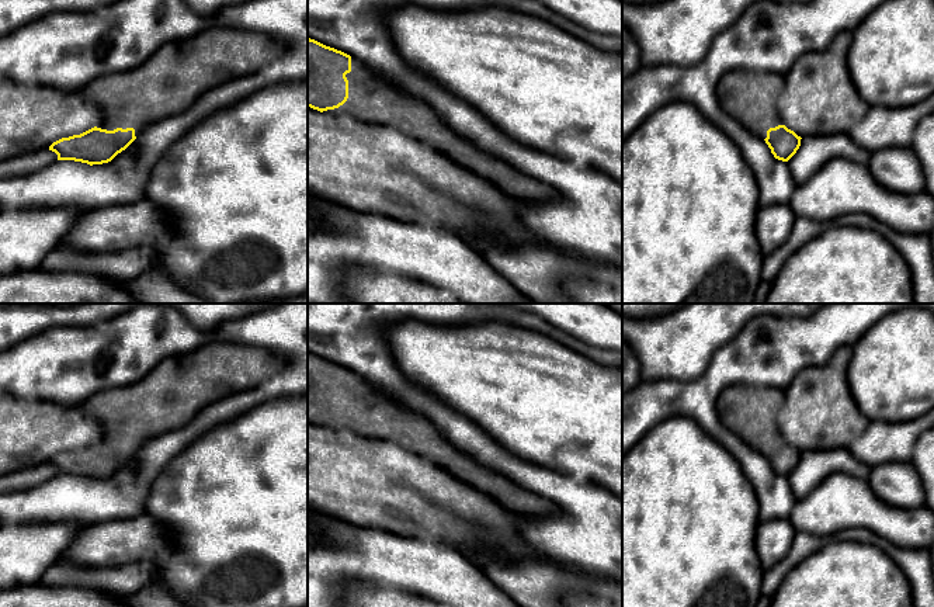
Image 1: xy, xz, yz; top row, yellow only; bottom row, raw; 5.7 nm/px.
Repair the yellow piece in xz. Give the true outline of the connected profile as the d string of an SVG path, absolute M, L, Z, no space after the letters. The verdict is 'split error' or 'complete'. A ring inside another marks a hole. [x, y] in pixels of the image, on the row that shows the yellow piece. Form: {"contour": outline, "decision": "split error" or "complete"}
{"contour": "M308 38L308 107L393 128L426 143L513 198L559 198L552 184L530 177L454 132L427 103L399 90L365 63Z", "decision": "split error"}

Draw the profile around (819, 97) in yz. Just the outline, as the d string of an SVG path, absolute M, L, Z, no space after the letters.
M841 31L829 48L802 55L784 76L777 111L798 136L848 133L869 111L848 69L853 41L853 31Z

